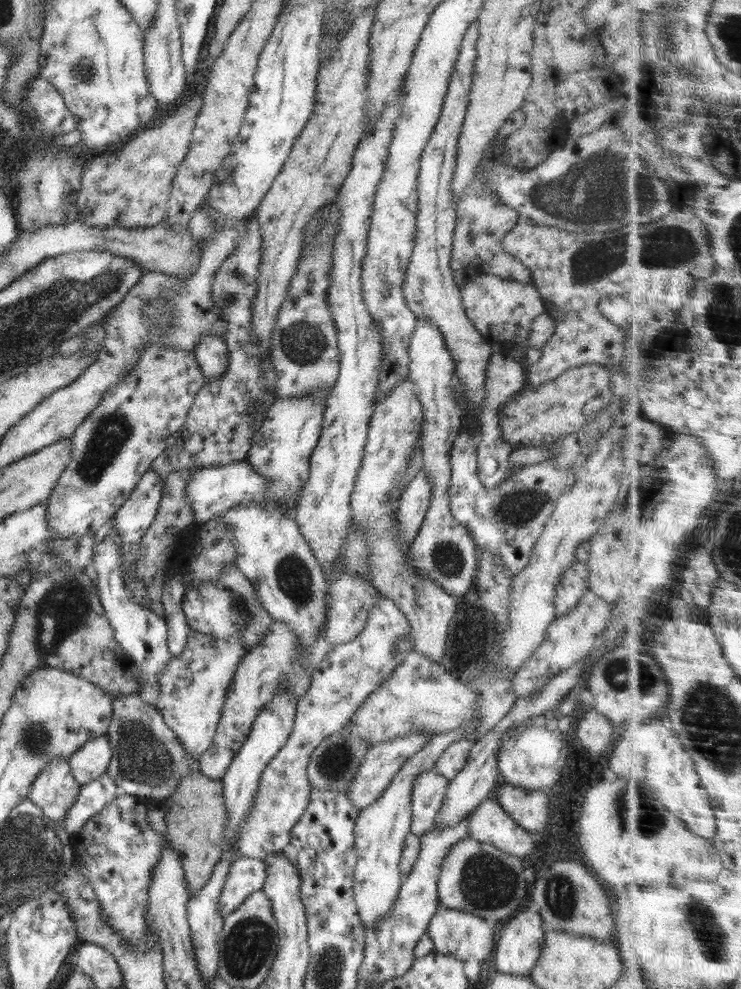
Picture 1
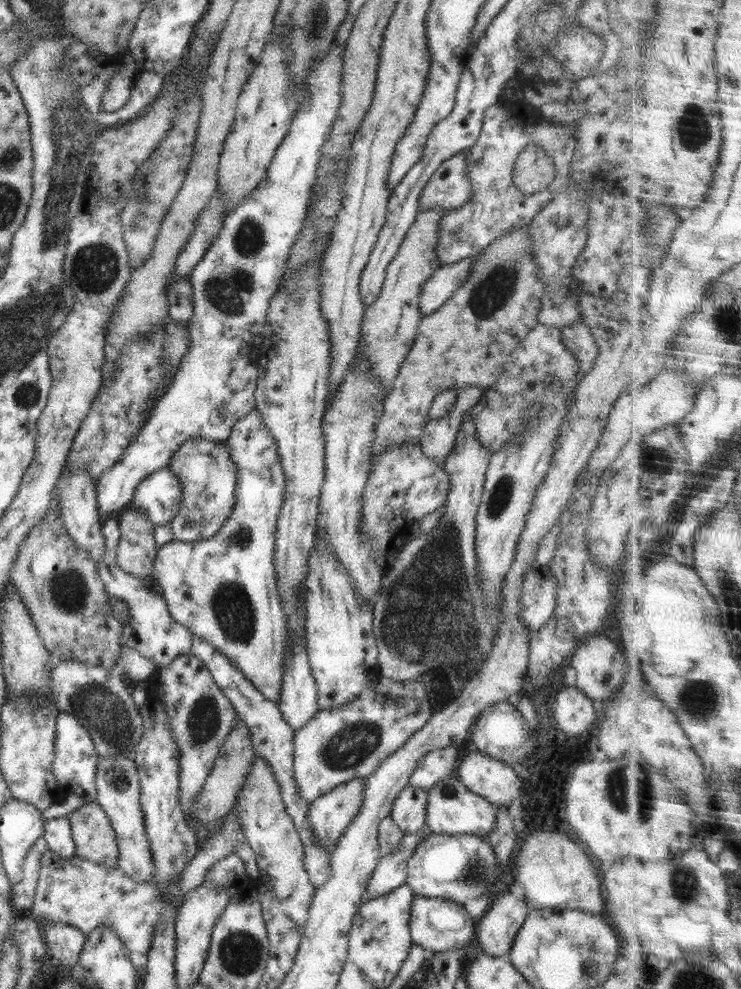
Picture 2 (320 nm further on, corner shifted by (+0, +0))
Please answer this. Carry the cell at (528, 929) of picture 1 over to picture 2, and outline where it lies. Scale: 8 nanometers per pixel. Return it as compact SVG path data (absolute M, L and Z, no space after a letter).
M510 892L498 893L490 899L489 909L478 922L475 935L486 954L507 957L528 914L528 903Z

